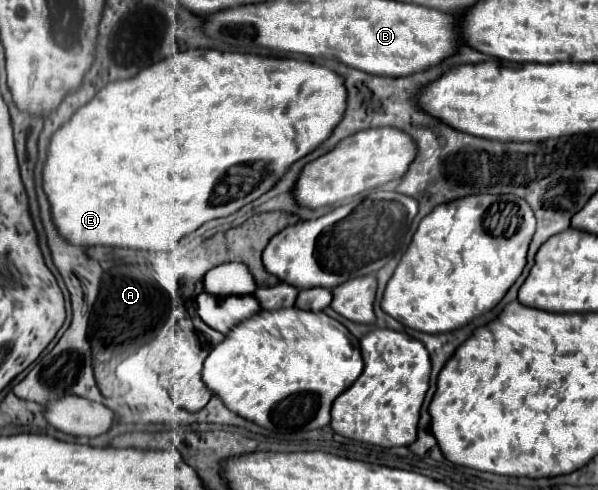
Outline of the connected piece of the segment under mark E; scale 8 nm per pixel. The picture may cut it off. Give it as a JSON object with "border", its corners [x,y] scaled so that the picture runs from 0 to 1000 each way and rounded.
{"border":[[[328,98],[311,106],[294,106],[251,139],[234,143],[224,159],[184,167],[174,176],[147,212],[130,220],[117,249],[110,249],[84,286],[80,327],[74,339],[74,392],[80,396],[87,420],[87,449],[97,461],[100,478],[110,482],[120,498],[134,502],[197,502],[197,506],[224,506],[224,510],[258,510],[278,514],[301,486],[334,465],[341,453],[385,441],[398,433],[405,420],[425,412],[448,388],[455,388],[465,367],[482,351],[482,343],[528,306],[542,286],[548,286],[552,269],[572,245],[572,229],[579,220],[579,176],[565,147],[548,135],[535,135],[515,122],[495,118],[465,118],[465,114],[428,114],[428,110],[401,110],[401,106],[368,106],[351,98]]]}

